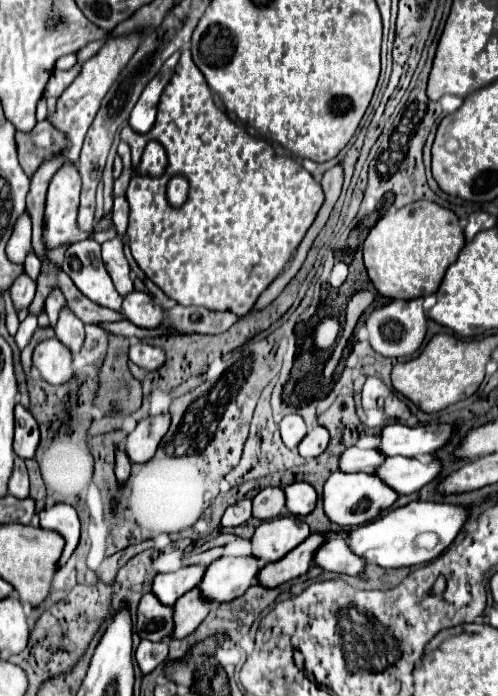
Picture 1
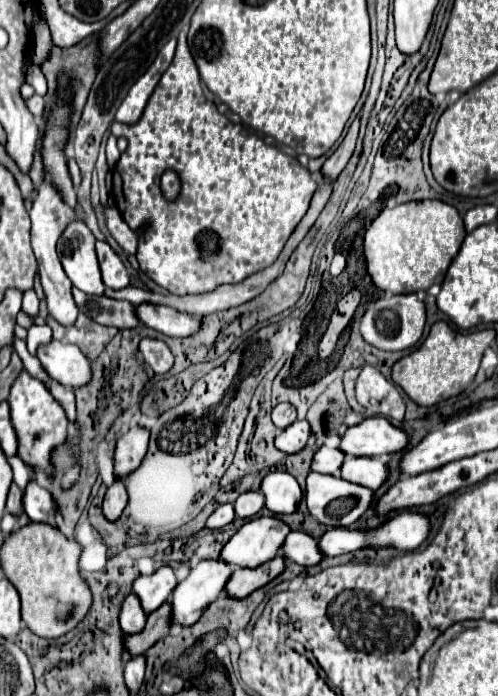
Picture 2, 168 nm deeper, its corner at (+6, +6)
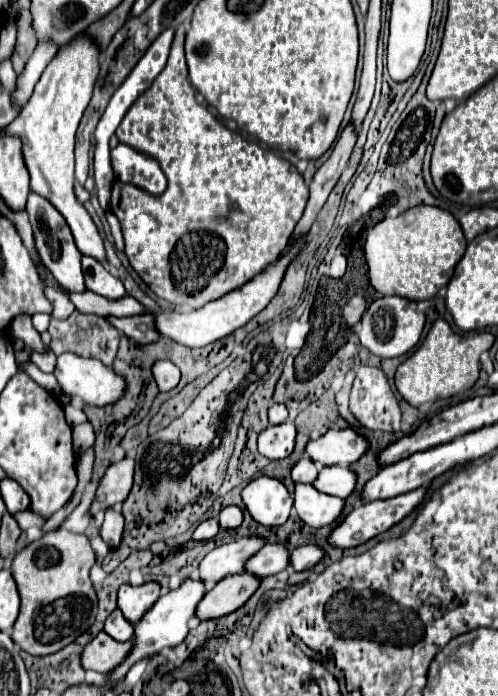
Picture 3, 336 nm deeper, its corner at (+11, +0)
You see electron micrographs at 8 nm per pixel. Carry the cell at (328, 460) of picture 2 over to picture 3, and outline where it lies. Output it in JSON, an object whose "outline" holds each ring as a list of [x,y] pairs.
{"outline":[[[302,456],[302,458],[292,466],[292,480],[294,480],[294,482],[312,484],[316,476],[318,476],[318,468],[314,466],[314,462],[312,462],[308,456]]]}

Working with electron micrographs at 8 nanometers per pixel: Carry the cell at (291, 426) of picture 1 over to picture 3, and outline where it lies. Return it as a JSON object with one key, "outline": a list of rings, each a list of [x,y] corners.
{"outline":[[[272,404],[270,412],[268,412],[268,418],[270,418],[270,424],[280,424],[288,418],[288,410],[284,404]]]}

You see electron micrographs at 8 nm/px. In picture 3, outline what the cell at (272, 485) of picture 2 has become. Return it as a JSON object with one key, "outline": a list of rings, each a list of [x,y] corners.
{"outline":[[[258,476],[242,490],[242,500],[250,516],[262,526],[282,526],[292,510],[292,496],[280,480]]]}

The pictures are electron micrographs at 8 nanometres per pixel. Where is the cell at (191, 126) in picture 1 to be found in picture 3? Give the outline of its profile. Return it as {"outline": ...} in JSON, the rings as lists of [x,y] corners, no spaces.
{"outline":[[[180,24],[164,70],[152,86],[140,94],[136,104],[132,104],[116,130],[120,142],[150,154],[160,162],[168,178],[168,188],[162,196],[150,196],[132,184],[116,180],[110,210],[122,224],[126,256],[148,288],[174,306],[202,308],[210,300],[252,280],[286,250],[306,208],[308,186],[292,162],[262,150],[258,144],[242,140],[196,102],[196,92],[188,80],[184,60],[184,34],[186,28]]]}

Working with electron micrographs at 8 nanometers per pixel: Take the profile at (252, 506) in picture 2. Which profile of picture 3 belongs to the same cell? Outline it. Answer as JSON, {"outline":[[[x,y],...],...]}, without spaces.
{"outline":[[[228,506],[218,514],[218,524],[222,530],[232,530],[242,524],[242,510],[238,506]]]}

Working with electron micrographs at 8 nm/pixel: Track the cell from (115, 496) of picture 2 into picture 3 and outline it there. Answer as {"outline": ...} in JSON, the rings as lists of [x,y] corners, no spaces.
{"outline":[[[108,508],[104,524],[102,524],[102,530],[100,530],[100,536],[102,536],[102,540],[106,542],[106,546],[110,550],[120,546],[122,532],[124,532],[124,518],[122,518],[122,514],[116,512],[114,508]]]}

